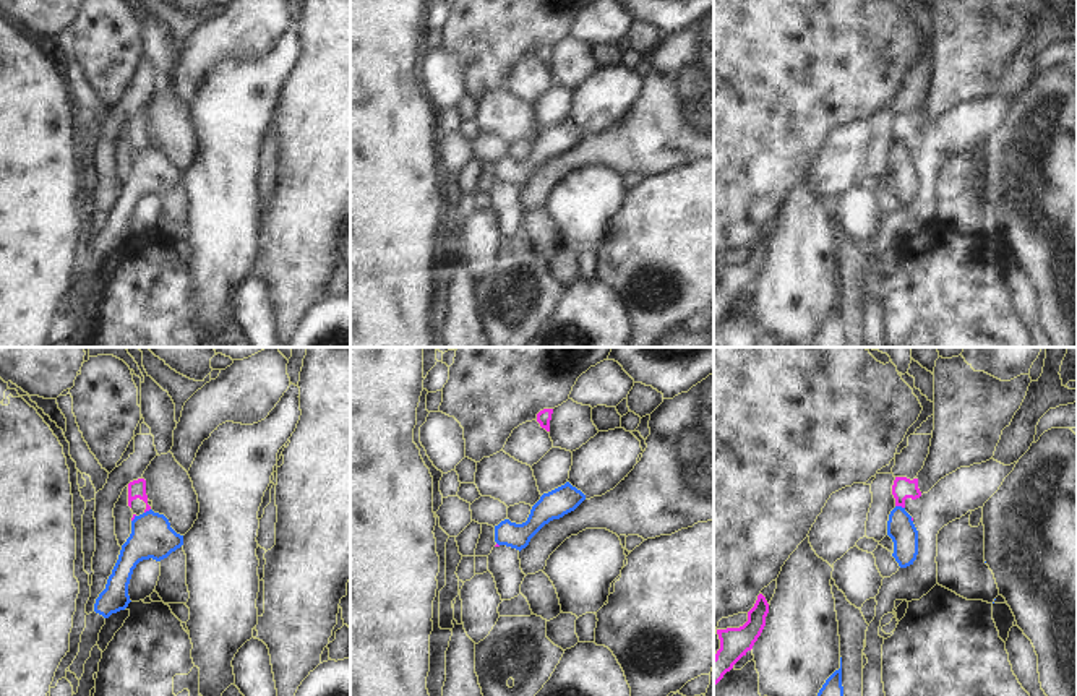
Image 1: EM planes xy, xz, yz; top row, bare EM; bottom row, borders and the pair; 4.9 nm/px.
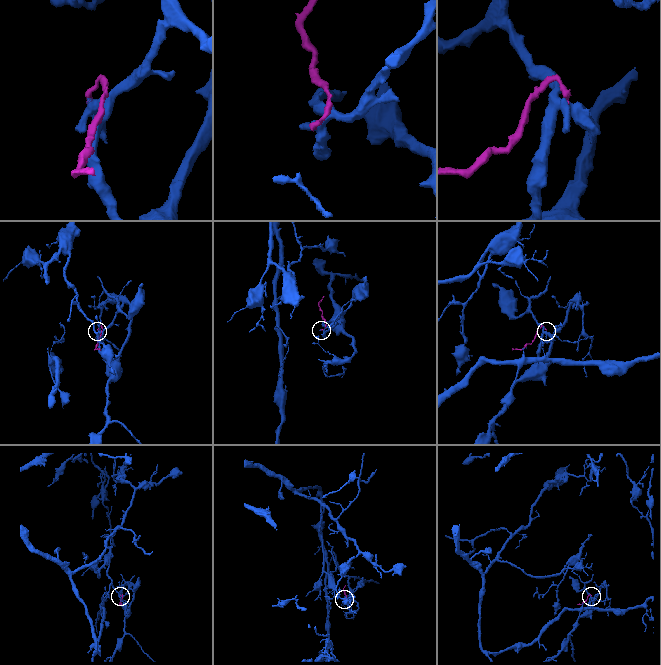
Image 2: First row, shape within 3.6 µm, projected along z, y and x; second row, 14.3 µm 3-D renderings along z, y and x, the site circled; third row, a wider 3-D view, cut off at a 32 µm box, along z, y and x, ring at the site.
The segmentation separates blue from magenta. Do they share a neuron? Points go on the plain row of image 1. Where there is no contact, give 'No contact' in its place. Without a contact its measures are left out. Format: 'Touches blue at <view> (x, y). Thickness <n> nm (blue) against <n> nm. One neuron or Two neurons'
Touches blue at yz (901, 143). Thickness 140 nm (blue) against 110 nm. Two neurons.

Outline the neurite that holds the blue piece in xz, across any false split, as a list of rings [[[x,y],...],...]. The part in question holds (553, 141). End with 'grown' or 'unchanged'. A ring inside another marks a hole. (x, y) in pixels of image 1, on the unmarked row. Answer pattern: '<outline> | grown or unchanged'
[[[566,118],[564,122],[543,130],[532,143],[526,159],[516,161],[504,156],[495,162],[495,178],[521,188],[545,161],[574,148],[584,136],[586,131]]] | unchanged

